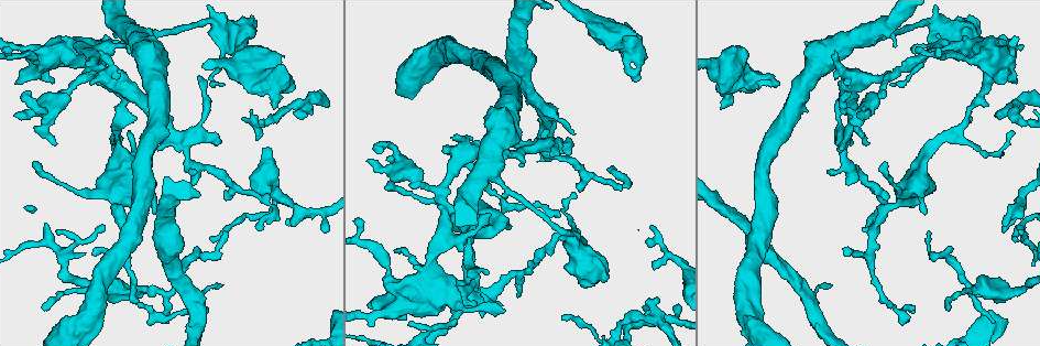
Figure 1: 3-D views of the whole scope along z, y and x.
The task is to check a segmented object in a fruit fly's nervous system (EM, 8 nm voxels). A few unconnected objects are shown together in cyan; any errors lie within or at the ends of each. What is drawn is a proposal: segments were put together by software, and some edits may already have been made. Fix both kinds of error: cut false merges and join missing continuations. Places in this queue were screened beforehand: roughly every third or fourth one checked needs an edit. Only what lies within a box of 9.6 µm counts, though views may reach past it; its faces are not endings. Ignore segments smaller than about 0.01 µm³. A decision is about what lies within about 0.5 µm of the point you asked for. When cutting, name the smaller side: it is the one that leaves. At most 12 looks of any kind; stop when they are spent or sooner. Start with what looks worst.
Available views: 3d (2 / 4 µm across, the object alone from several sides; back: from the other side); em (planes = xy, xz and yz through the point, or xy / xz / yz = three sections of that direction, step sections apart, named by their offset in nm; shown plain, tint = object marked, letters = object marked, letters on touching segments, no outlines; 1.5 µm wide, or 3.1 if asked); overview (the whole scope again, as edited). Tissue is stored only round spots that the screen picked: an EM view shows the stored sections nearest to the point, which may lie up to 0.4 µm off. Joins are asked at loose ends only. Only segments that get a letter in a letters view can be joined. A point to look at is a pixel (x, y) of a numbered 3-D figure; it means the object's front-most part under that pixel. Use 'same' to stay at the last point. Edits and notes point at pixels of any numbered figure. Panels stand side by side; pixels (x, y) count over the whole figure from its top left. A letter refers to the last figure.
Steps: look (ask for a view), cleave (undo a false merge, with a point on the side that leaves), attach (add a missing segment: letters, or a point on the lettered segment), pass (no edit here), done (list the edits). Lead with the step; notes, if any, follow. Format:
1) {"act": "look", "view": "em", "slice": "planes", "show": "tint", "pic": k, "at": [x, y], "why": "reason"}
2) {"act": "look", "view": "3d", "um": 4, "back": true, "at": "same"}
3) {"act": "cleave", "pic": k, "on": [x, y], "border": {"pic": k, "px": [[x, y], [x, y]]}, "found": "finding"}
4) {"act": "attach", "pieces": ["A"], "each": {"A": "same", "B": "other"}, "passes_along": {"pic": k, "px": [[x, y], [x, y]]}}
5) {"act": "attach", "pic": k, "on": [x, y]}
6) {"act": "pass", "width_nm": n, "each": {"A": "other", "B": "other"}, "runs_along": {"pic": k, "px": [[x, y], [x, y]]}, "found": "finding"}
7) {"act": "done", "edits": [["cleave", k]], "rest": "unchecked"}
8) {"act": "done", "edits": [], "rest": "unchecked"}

{"act": "look", "view": "3d", "um": 4, "pic": 1, "at": [636, 33], "why": "free end"}

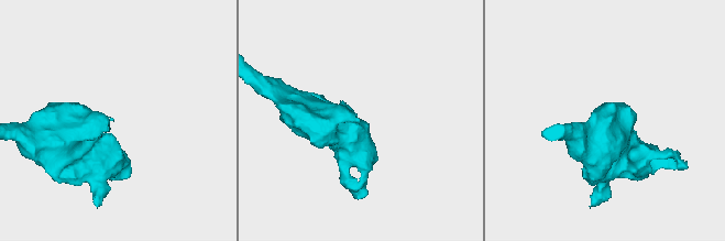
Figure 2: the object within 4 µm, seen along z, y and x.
{"act": "look", "view": "em", "slice": "planes", "show": "letters", "pic": 2, "at": [360, 121]}

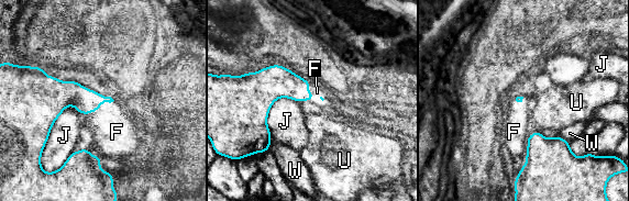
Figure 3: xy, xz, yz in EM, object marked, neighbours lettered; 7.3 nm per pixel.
{"act": "attach", "pieces": ["F"], "longest_contact_nm": ["J", 340], "each": {"F": "same", "J": "other", "U": "other", "W": "other"}, "found": "the cell continues"}

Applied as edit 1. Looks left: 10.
{"act": "look", "view": "3d", "um": 4, "pic": 1, "at": [834, 51], "why": "branch stops here"}

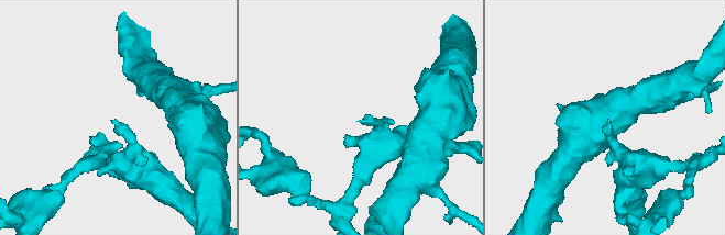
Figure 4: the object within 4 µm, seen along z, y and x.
{"act": "look", "view": "em", "slice": "planes", "show": "letters", "pic": 4, "at": [362, 121]}

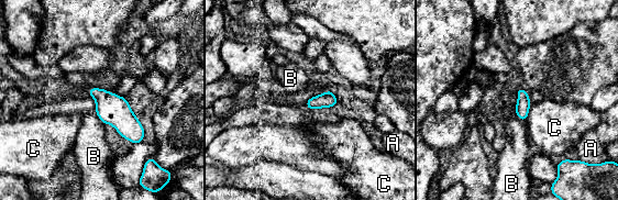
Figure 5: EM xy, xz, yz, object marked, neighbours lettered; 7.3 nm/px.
{"act": "pass", "longest_contact_nm": ["B", 150], "each": {"A": "other", "B": "other", "C": "other"}, "border": {"pic": 5, "px": [[531, 103], [525, 121]]}, "found": "no lettered segment goes on from it"}

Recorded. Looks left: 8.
{"act": "look", "view": "3d", "um": 2, "pic": 1, "at": [292, 226], "why": "an open end"}

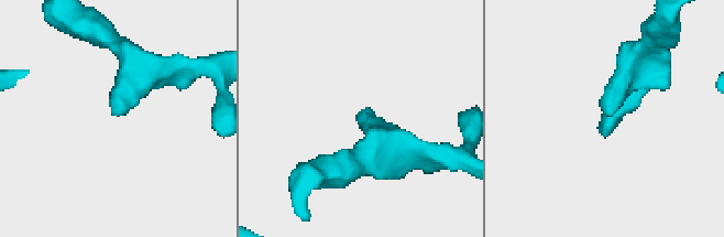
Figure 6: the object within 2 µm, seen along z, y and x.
{"act": "look", "view": "em", "slice": "planes", "show": "tint", "pic": 6, "at": [362, 116]}

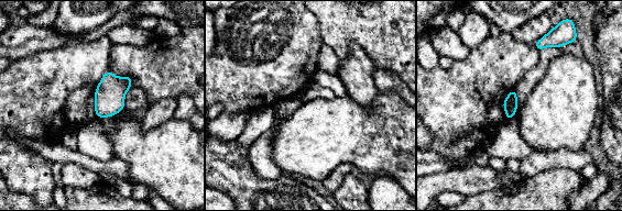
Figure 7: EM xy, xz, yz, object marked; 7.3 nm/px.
{"act": "look", "view": "em", "slice": "planes", "show": "letters", "at": "same"}

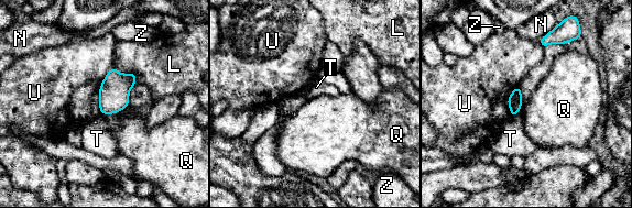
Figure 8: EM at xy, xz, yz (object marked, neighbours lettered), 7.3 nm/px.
{"act": "pass", "each": {"L": "other", "N": "other", "Q": "other", "T": "other", "U": "other", "Z": "other"}, "border": {"pic": 8, "px": [[518, 85], [508, 98], [511, 116]]}, "found": "no lettered segment goes on from it"}

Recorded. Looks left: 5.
{"act": "look", "view": "em", "slice": "xy", "step": 8, "show": "tint", "pic": 1, "at": [573, 225], "why": "thick turns thin"}

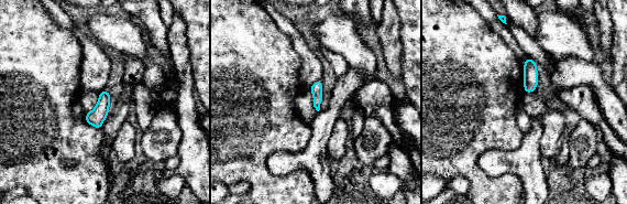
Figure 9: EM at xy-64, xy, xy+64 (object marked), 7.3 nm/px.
{"act": "look", "view": "em", "slice": "planes", "show": "letters", "at": "same"}

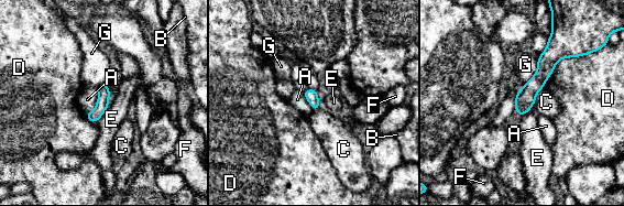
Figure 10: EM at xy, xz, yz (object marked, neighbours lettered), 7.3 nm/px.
{"act": "pass", "each": {"A": "other", "B": "other", "C": "other", "D": "other", "E": "other", "F": "other", "G": "other"}, "runs_along": {"pic": 10, "px": [[559, 44], [527, 93], [521, 111]]}, "found": "all the same cell"}

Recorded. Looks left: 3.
{"act": "look", "view": "overview", "why": "see it whole again"}

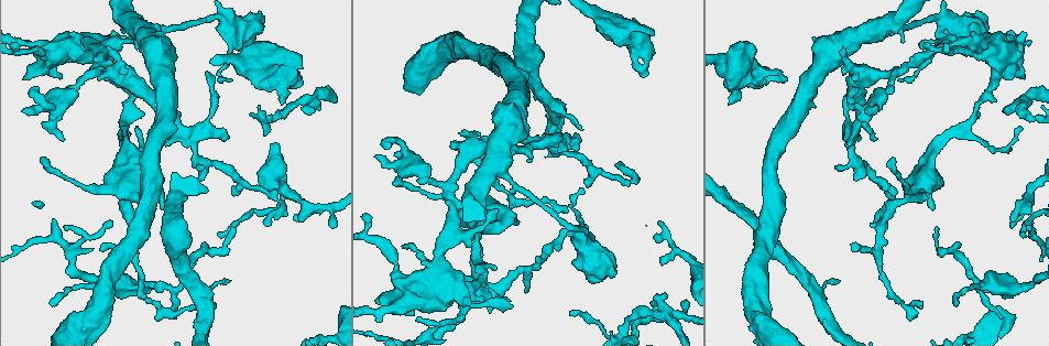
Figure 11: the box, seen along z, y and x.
{"act": "look", "view": "em", "slice": "xz", "step": 4, "show": "tint", "pic": 11, "at": [42, 102], "why": "sharp bend"}

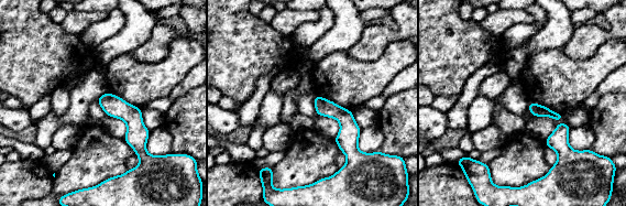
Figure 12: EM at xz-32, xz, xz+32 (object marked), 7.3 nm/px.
{"act": "look", "view": "em", "slice": "xy", "step": 4, "show": "letters", "at": "same", "why": "another direction"}

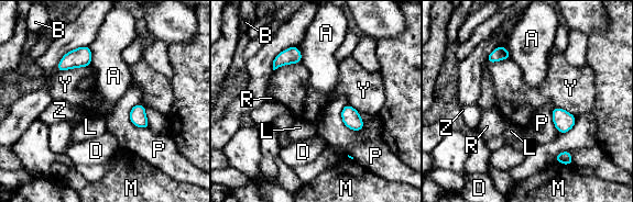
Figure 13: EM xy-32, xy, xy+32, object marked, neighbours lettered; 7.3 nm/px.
{"act": "pass", "longest_contact_nm": ["Y", 260], "each": {"A": "other", "B": "other", "D": "other", "L": "other", "M": "other", "P": "other", "R": "other", "Y": "other", "Z": "other"}, "found": "all the same cell"}

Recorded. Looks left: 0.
{"act": "done", "edits": [["attach", 3]], "rest": "unchecked"}

